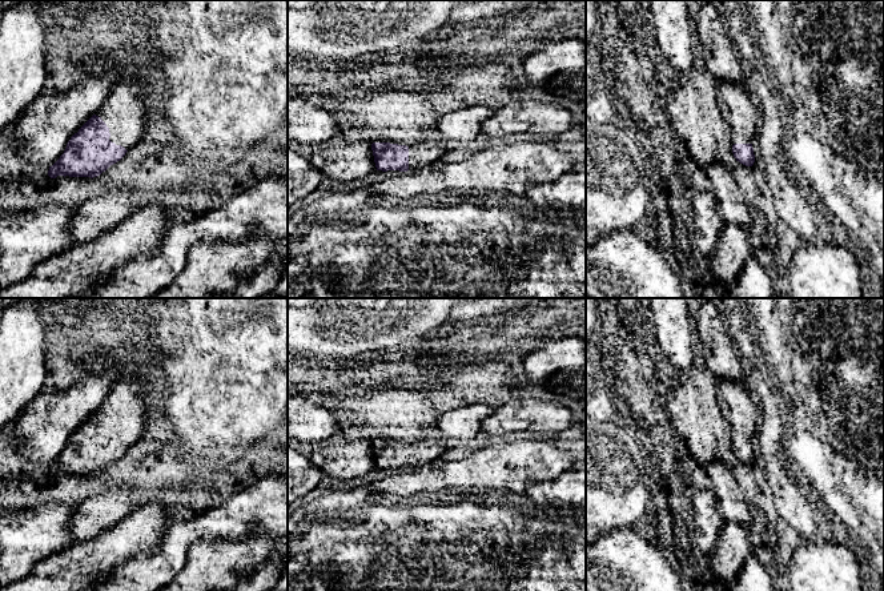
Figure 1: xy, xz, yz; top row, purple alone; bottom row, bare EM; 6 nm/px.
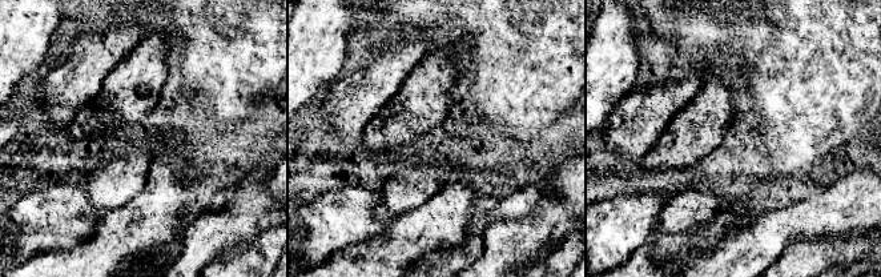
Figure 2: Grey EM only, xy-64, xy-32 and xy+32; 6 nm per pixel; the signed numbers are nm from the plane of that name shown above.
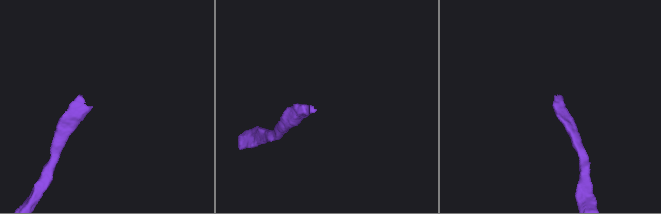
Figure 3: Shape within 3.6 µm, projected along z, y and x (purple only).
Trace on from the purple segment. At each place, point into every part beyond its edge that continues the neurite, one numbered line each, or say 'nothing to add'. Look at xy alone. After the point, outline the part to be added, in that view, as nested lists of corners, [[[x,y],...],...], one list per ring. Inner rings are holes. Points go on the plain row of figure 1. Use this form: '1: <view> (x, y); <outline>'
1: xy (124, 409); [[[140,377],[117,378],[100,407],[95,411],[109,426],[109,438],[126,449],[145,435],[145,382]]]

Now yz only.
1: yz (732, 397); [[[715,377],[715,401],[731,426],[731,442],[752,442],[756,431],[756,406],[747,385]]]

